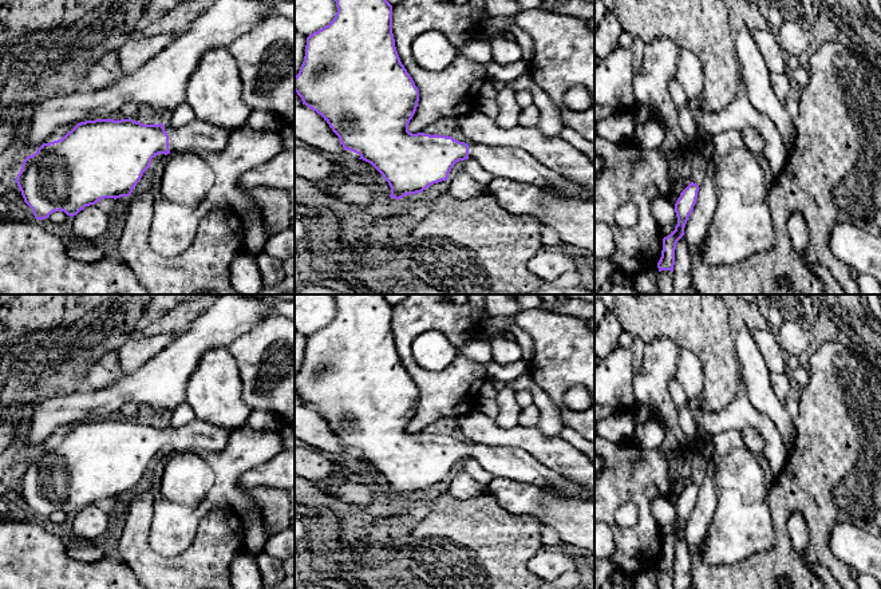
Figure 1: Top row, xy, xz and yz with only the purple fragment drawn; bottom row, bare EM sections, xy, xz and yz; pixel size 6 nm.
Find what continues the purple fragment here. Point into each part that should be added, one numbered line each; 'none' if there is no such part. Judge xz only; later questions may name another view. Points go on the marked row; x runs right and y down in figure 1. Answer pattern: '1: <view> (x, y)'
1: xz (510, 162)

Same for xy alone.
1: xy (198, 137)

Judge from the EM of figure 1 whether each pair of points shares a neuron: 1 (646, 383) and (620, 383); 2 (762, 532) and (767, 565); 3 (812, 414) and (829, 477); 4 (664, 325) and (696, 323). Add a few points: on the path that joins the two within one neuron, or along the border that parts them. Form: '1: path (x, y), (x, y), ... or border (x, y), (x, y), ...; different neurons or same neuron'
1: border (636, 374), (633, 380), (635, 400); different neurons
2: border (775, 542), (771, 548), (751, 553), (735, 562); different neurons
3: path (812, 430), (812, 442), (824, 461); same neuron
4: path (672, 323), (688, 323); same neuron

